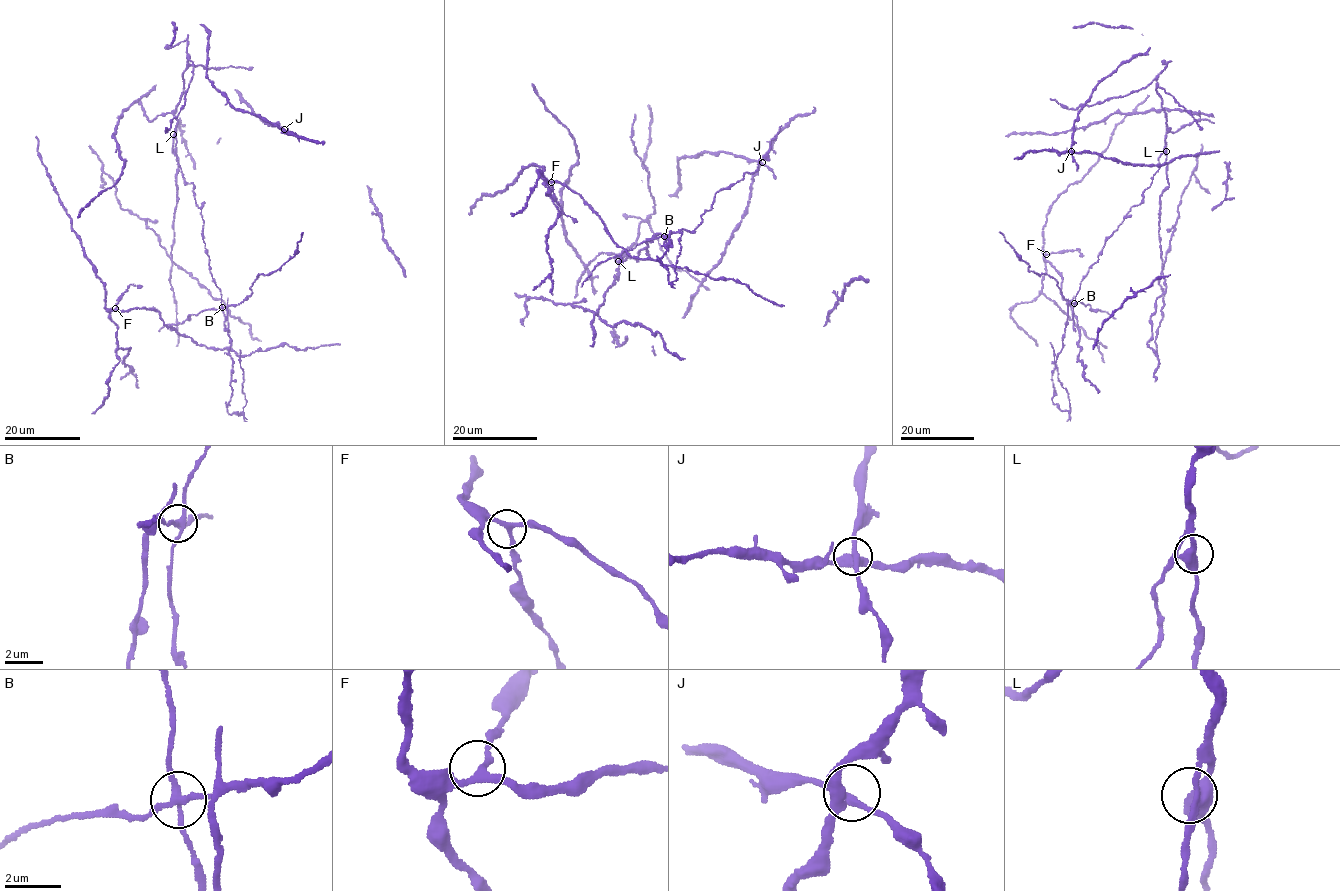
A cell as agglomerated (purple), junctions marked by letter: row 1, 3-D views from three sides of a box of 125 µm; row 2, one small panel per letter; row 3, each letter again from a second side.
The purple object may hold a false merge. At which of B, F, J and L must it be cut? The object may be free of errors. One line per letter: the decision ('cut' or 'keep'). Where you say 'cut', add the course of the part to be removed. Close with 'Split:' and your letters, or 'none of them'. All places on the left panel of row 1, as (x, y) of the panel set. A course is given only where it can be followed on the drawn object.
B: cut | (222, 307), (227, 305), (229, 355), (233, 368), (232, 395), (227, 412), (239, 415), (246, 399), (240, 349)
F: keep
J: keep
L: keep
Split: B

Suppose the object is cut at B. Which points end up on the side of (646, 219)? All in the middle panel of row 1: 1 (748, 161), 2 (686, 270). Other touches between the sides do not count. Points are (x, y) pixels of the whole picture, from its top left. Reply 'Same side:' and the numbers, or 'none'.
Same side: 1, 2

